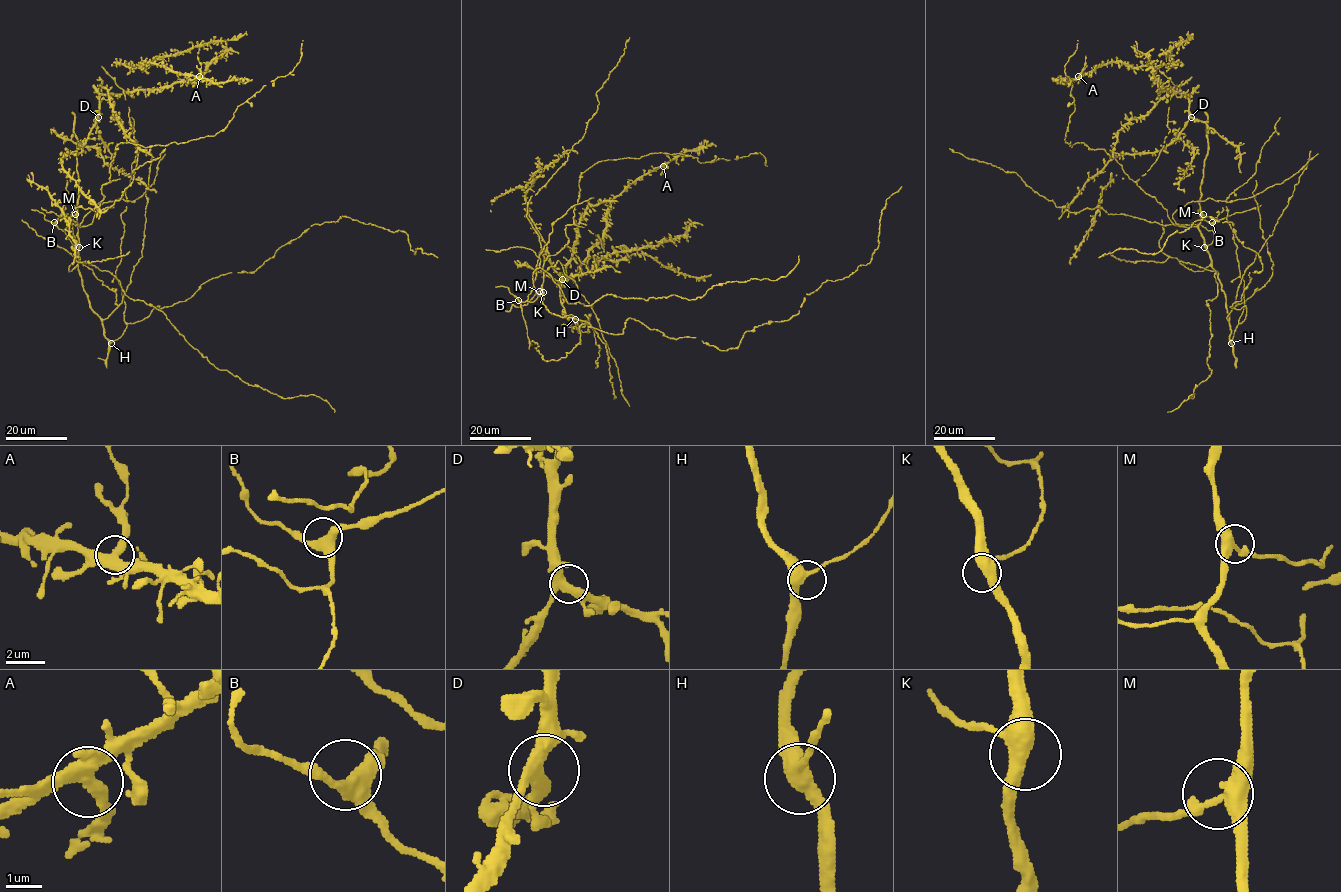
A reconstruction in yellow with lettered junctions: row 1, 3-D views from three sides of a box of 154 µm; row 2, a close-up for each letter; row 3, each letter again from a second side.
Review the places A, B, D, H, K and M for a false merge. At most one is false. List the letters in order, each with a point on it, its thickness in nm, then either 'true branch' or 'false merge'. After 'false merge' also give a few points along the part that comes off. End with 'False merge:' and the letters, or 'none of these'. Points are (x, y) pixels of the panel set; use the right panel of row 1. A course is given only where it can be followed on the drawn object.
A: place (1078, 76); calibre 380 nm; false merge; course (1078, 77), (1086, 56)
B: place (1212, 222); calibre 400 nm; true branch
D: place (1191, 117); calibre 380 nm; true branch
H: place (1231, 343); calibre 400 nm; true branch
K: place (1204, 247); calibre 440 nm; true branch
M: place (1203, 214); calibre 320 nm; true branch
False merge: A

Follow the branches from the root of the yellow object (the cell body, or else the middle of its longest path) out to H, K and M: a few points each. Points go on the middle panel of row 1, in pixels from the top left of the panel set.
H: (528, 297), (529, 302), (533, 302), (542, 294), (542, 302), (552, 314), (575, 319)
K: (528, 297), (529, 302), (533, 302), (543, 292)
M: (528, 297), (529, 302), (533, 302), (542, 292), (542, 286), (539, 291)

